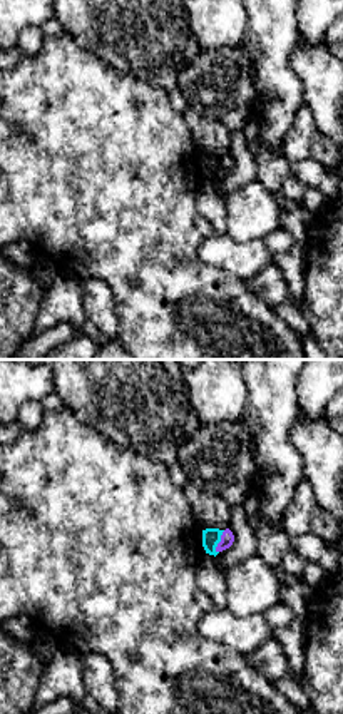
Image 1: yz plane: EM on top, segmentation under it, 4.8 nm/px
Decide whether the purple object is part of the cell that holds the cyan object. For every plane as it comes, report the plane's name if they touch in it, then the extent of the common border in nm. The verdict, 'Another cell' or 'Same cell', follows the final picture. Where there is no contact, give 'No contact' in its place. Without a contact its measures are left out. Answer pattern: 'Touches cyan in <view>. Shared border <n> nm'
Touches cyan in yz. Shared border 120 nm

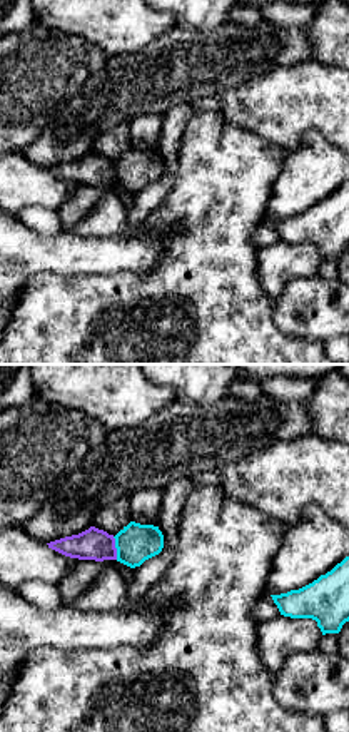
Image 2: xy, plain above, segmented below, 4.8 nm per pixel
Touches cyan in xy. Shared border 110 nm

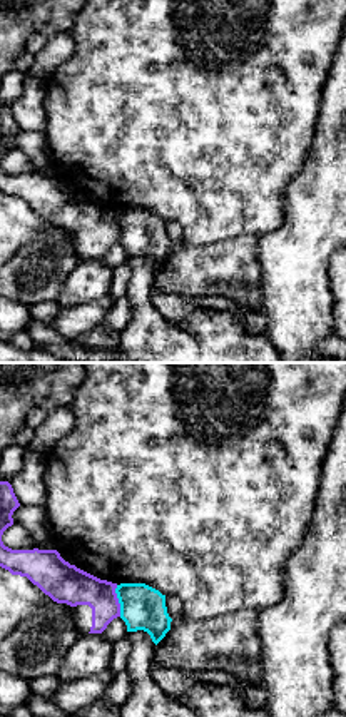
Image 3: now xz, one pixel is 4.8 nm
Touches cyan in xz. Shared border 150 nm

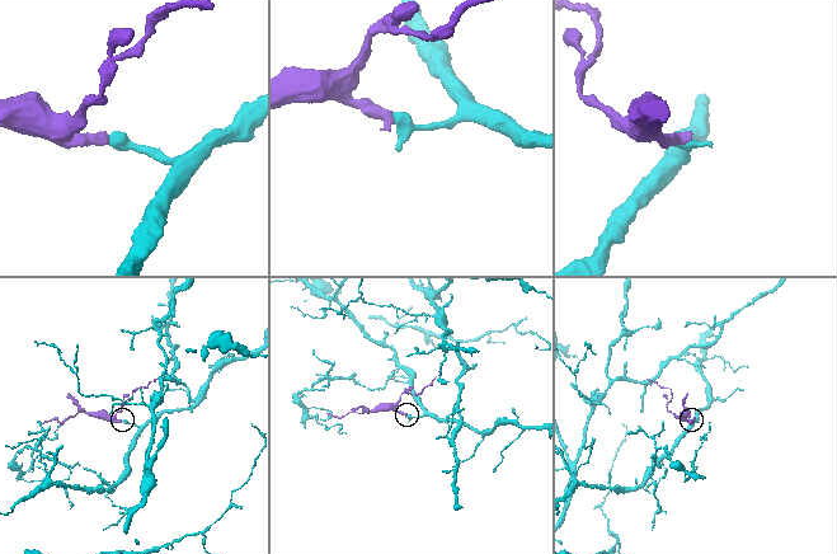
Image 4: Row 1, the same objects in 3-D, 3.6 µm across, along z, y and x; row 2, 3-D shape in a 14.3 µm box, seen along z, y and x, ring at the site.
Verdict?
Another cell

